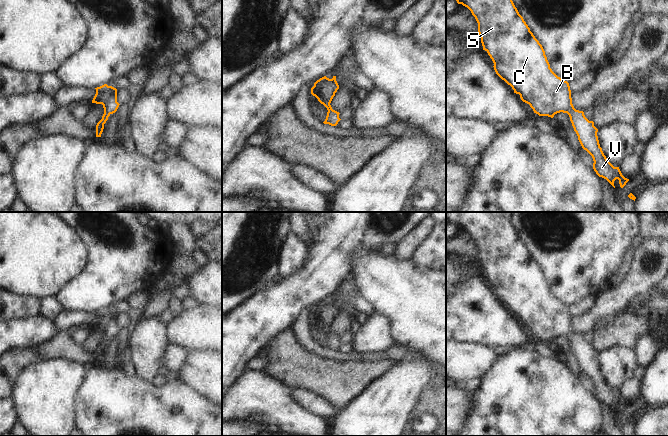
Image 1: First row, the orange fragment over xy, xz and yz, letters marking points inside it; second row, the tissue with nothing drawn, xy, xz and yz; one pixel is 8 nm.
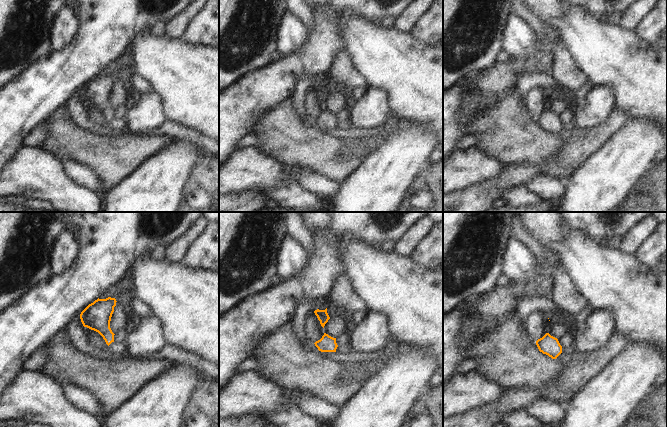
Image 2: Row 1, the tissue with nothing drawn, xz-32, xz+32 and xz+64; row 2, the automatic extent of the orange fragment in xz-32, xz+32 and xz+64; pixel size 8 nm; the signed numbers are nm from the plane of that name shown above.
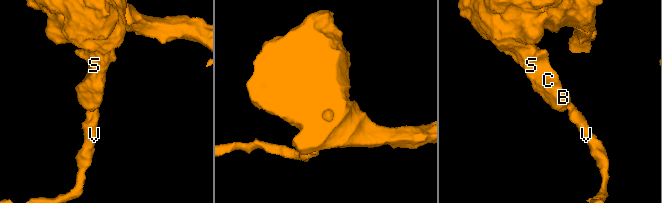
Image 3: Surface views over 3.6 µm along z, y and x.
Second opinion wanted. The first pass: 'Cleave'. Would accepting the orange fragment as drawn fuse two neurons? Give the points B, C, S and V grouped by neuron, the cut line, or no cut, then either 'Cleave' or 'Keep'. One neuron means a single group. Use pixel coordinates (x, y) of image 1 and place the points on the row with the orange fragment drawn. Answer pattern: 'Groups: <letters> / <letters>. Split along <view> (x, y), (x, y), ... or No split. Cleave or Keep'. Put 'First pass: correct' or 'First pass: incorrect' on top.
First pass: incorrect
Groups: B C S V. No split. Keep.

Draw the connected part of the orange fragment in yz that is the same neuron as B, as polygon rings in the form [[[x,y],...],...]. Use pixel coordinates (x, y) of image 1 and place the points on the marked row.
[[[456,0],[458,4],[467,7],[478,23],[478,33],[481,38],[483,50],[485,50],[494,63],[496,74],[512,87],[514,93],[519,94],[523,102],[530,105],[534,113],[539,116],[553,118],[555,114],[567,113],[578,136],[578,140],[584,150],[593,158],[593,169],[599,177],[606,179],[614,188],[614,181],[619,180],[620,187],[623,188],[629,179],[625,178],[619,167],[614,167],[604,155],[600,147],[597,132],[593,121],[589,121],[583,111],[576,110],[572,104],[571,90],[569,83],[558,77],[550,68],[550,64],[545,55],[545,51],[539,41],[535,38],[530,28],[519,14],[512,0]]]

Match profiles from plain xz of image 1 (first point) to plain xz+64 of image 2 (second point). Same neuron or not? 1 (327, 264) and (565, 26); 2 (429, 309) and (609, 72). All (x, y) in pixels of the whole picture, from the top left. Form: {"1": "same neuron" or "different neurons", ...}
{"1": "different neurons", "2": "same neuron"}

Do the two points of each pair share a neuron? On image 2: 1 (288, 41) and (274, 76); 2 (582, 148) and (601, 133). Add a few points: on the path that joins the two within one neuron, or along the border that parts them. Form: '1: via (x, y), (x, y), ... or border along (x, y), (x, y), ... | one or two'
1: border along (304, 43), (296, 50), (282, 55) | two
2: via (587, 143), (596, 137) | one

